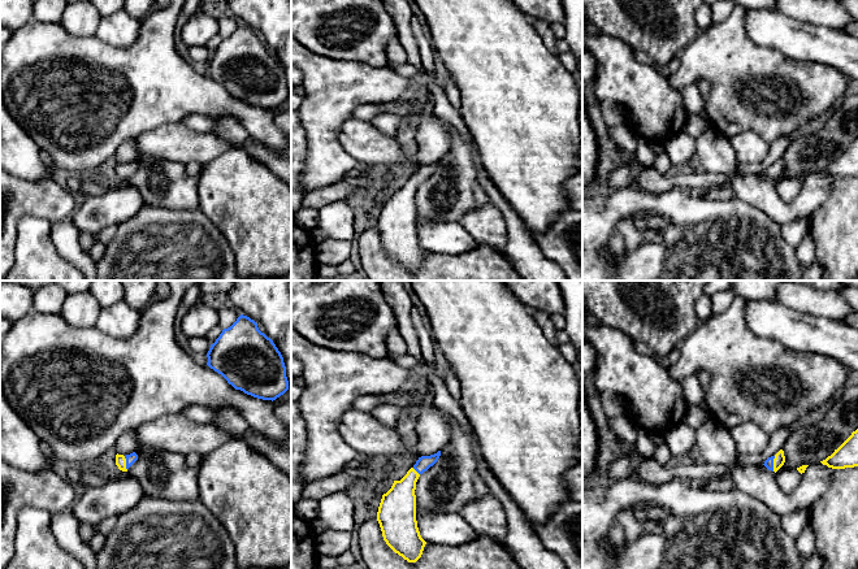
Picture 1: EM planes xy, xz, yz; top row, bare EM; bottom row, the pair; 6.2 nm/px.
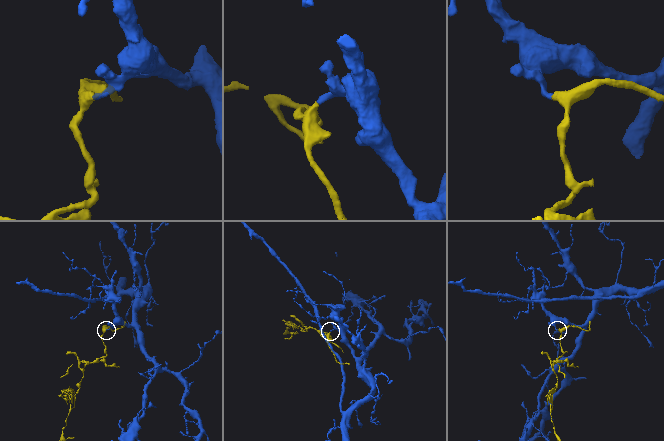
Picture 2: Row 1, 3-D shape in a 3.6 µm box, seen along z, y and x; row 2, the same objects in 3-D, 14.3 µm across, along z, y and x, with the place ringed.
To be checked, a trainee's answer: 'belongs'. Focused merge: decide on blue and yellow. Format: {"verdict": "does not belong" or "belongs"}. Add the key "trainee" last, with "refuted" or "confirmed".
{"verdict": "belongs", "trainee": "confirmed"}

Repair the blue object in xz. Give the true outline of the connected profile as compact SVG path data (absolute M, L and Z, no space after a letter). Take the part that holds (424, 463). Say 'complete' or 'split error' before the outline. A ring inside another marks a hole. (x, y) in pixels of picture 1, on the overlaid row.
split error | M441 451L430 456L421 456L400 481L394 481L391 488L382 495L377 521L384 540L408 563L416 563L426 542L421 538L416 521L416 482L419 477L433 466Z

